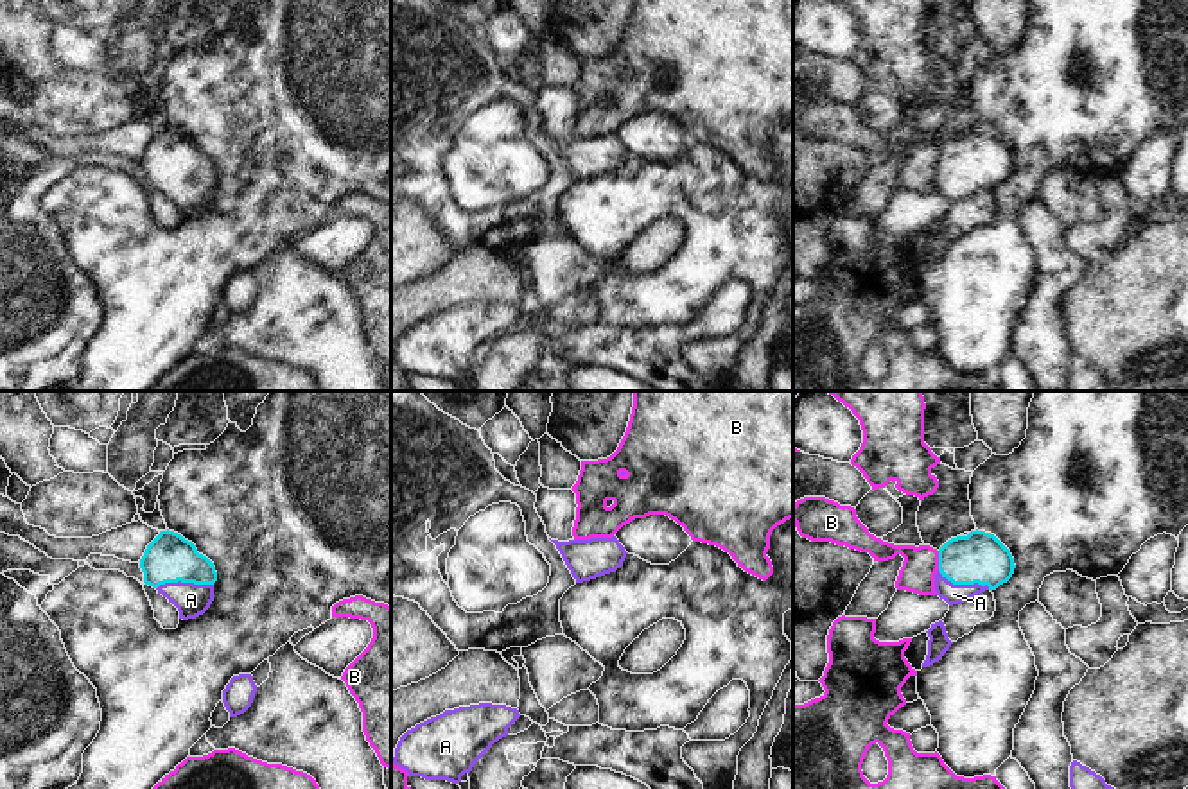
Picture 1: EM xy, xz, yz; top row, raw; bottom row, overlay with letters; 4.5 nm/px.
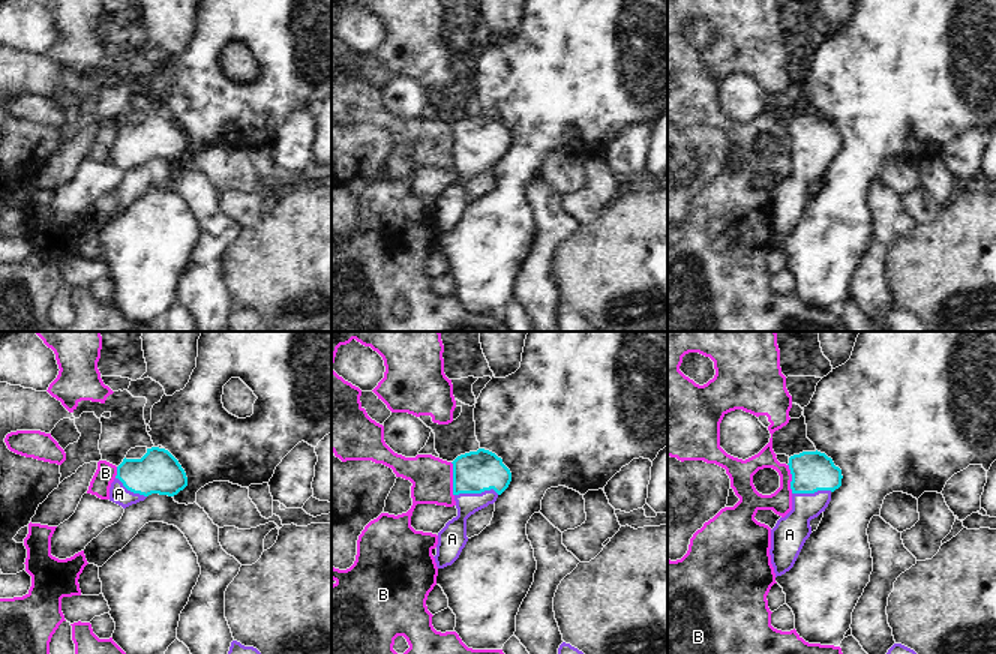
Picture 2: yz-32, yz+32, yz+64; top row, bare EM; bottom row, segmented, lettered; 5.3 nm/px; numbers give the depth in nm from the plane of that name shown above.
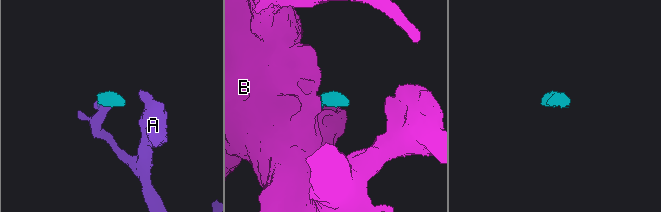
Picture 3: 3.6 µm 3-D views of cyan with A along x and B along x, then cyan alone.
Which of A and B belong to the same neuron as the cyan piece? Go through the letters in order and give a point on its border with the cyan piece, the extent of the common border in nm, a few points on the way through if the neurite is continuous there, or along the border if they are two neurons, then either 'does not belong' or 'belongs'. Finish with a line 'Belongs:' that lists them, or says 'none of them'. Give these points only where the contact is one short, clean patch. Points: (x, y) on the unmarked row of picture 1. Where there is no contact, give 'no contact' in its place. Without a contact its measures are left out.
A: contact xy (183, 180); length 260 nm; way xy (169, 156), (183, 180), (191, 187), (191, 198); belongs
B: contact yz (939, 158); length 90 nm; border yz (937, 149), (939, 167); does not belong
Belongs: A

